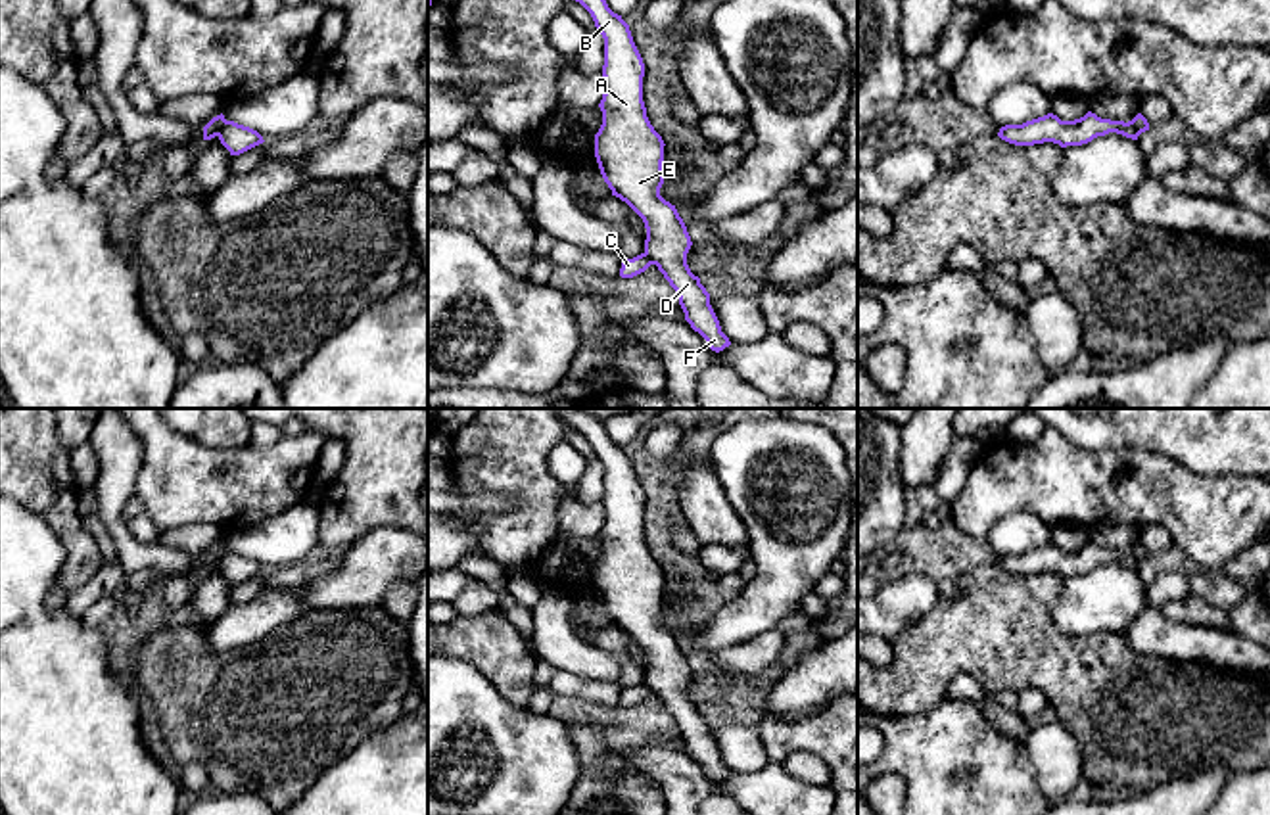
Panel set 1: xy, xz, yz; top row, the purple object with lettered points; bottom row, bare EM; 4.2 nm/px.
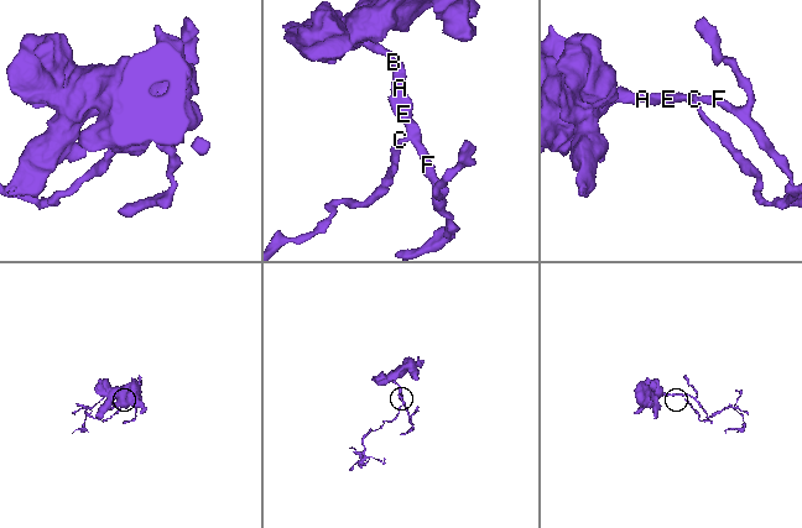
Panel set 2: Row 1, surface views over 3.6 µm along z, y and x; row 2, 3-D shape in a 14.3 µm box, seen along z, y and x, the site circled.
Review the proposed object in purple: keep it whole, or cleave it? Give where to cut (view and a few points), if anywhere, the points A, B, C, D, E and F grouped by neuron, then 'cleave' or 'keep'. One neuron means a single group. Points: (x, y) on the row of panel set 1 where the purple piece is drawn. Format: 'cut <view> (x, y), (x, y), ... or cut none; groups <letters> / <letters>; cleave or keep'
cut xy (227, 121), (215, 135); groups A B D E F / C; cleave

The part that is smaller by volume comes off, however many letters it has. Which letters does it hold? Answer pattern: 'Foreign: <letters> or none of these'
Foreign: C

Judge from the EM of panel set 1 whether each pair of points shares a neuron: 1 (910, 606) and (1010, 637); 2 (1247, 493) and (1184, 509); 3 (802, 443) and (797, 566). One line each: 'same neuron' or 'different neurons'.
1: different neurons
2: same neuron
3: same neuron

